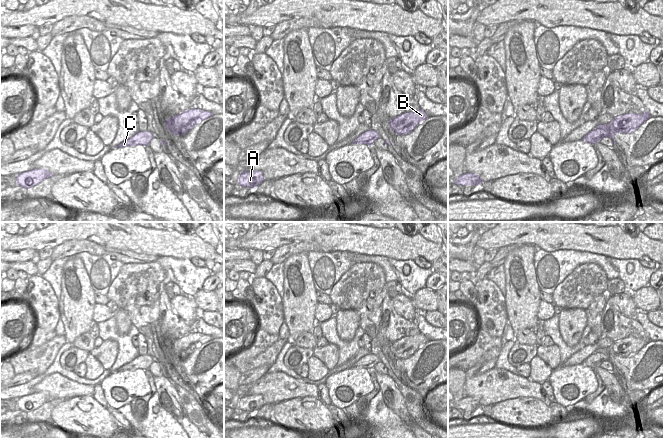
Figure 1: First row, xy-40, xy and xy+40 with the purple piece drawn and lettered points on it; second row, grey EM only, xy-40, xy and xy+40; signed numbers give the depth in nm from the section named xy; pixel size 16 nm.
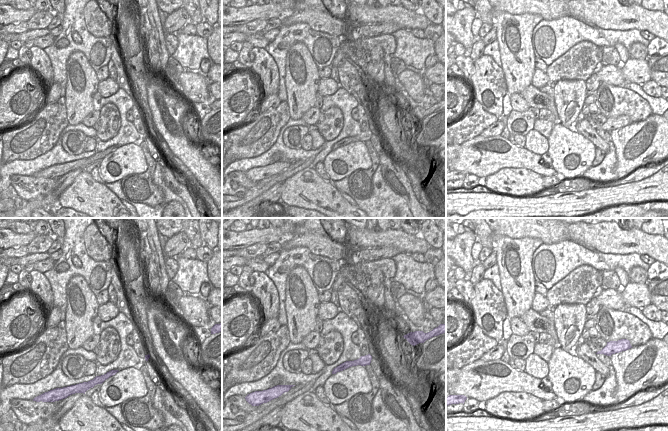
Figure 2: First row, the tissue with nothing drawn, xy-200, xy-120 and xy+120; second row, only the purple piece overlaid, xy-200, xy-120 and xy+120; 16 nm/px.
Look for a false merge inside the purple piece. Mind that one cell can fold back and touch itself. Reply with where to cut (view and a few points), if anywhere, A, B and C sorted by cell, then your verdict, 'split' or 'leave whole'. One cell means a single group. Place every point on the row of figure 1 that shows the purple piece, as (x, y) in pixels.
cut in xy-40 along (167, 119), (171, 121), (174, 133); A C / B; split

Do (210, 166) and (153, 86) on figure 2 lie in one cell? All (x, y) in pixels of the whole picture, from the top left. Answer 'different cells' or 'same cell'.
same cell

